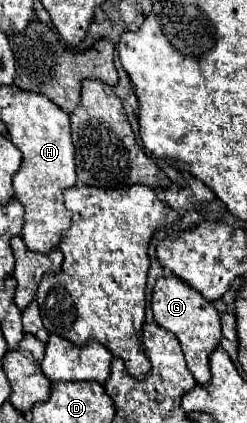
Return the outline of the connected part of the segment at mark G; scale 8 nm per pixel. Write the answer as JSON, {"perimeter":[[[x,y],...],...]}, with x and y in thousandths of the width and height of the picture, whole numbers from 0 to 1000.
{"perimeter":[[[684,652],[684,657],[644,657],[619,686],[619,704],[611,704],[611,728],[619,728],[619,747],[628,761],[700,785],[725,809],[733,823],[749,832],[749,851],[765,875],[781,879],[798,908],[838,913],[854,898],[854,875],[846,875],[846,842],[870,823],[895,818],[895,761],[887,761],[887,742],[862,728],[854,714],[838,714],[806,690],[773,686],[741,662]]]}

